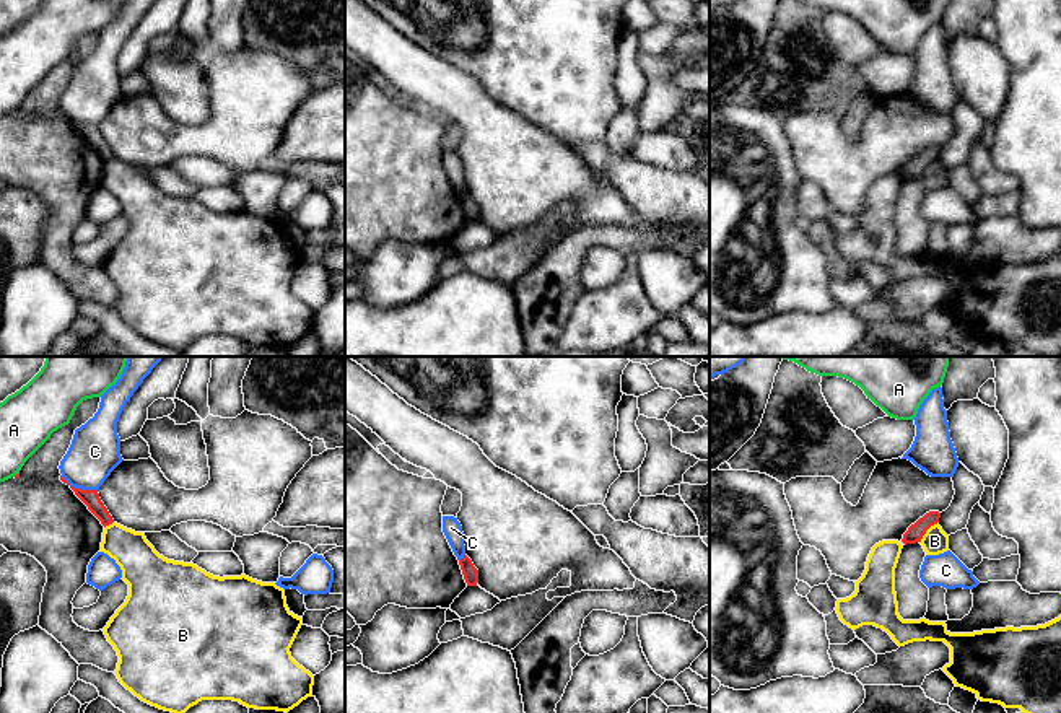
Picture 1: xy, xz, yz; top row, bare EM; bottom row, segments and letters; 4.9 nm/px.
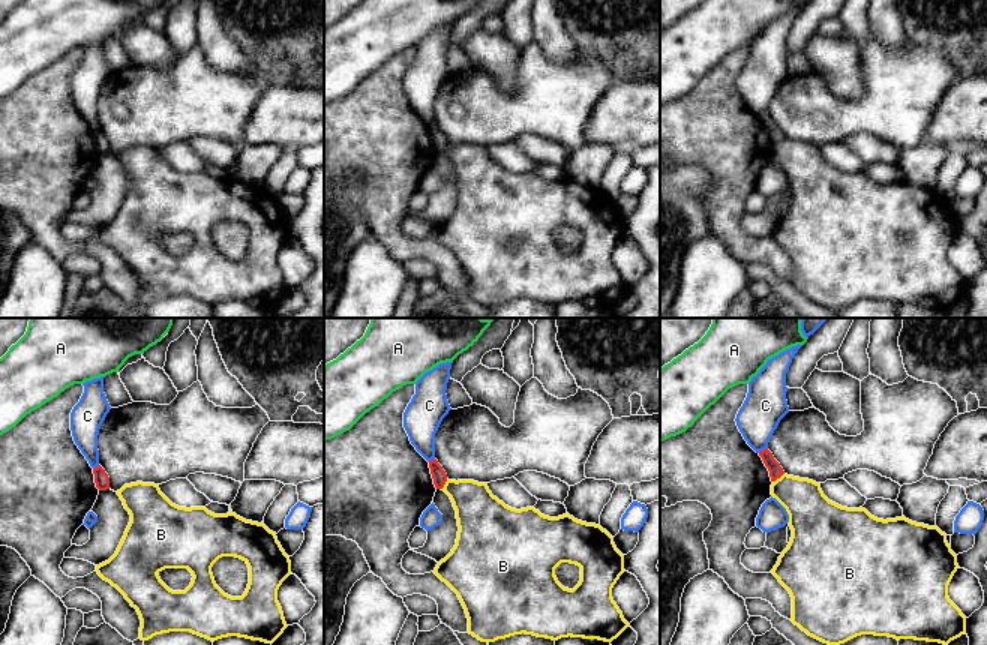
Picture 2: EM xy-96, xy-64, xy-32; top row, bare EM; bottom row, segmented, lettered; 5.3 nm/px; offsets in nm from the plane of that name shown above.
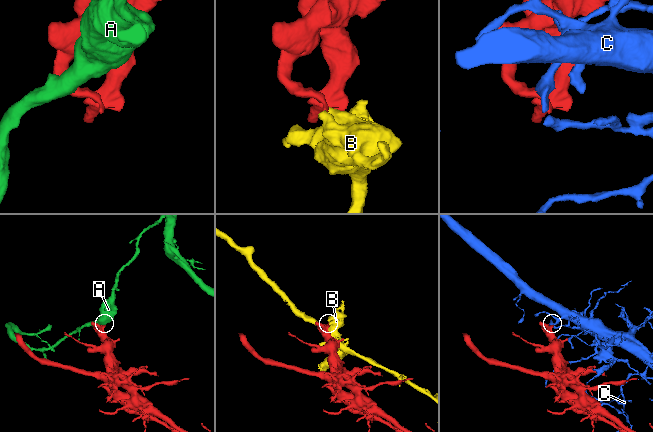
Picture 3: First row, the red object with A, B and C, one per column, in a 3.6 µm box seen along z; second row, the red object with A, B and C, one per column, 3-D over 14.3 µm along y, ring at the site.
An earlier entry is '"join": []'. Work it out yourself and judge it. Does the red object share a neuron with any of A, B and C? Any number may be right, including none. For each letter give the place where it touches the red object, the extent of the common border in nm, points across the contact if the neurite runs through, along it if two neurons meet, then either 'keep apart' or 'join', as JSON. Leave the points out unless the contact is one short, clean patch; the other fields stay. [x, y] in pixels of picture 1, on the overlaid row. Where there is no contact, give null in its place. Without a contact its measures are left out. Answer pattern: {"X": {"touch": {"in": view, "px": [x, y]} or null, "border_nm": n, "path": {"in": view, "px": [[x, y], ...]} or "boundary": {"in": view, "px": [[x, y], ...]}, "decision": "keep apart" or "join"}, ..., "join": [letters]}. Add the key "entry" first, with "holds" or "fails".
{"entry": "holds", "A": {"touch": {"in": "xy", "px": [17, 474]}, "border_nm": 40, "boundary": {"in": "xy", "px": [[18, 472], [13, 476]]}, "decision": "keep apart"}, "B": {"touch": {"in": "yz", "px": [926, 529]}, "border_nm": 140, "boundary": {"in": "yz", "px": [[938, 521], [920, 542]]}, "decision": "keep apart"}, "C": {"touch": {"in": "xy", "px": [78, 489]}, "border_nm": 200, "decision": "keep apart"}, "join": []}

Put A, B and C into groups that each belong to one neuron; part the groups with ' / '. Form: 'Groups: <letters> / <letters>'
Groups: A / B / C

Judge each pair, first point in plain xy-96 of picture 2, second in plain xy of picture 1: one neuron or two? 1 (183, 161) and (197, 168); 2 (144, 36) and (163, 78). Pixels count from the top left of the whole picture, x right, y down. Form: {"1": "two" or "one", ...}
{"1": "two", "2": "one"}

